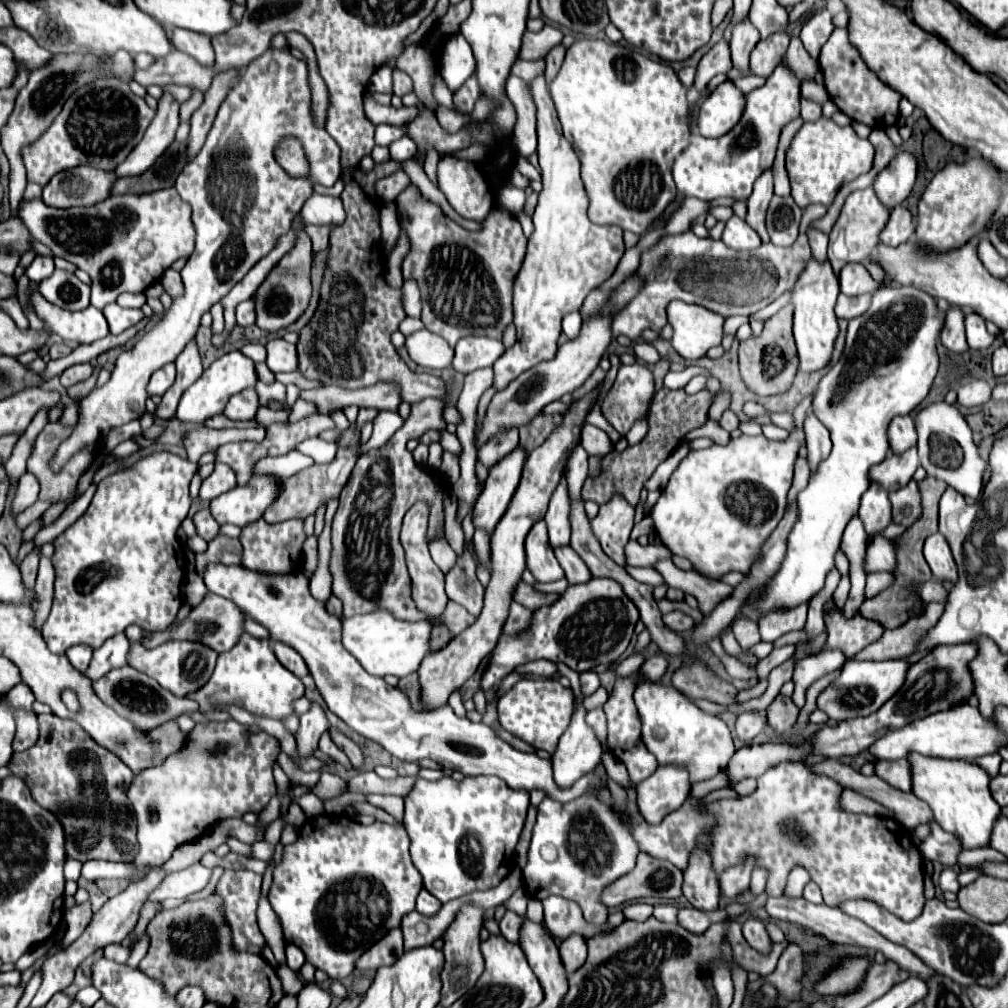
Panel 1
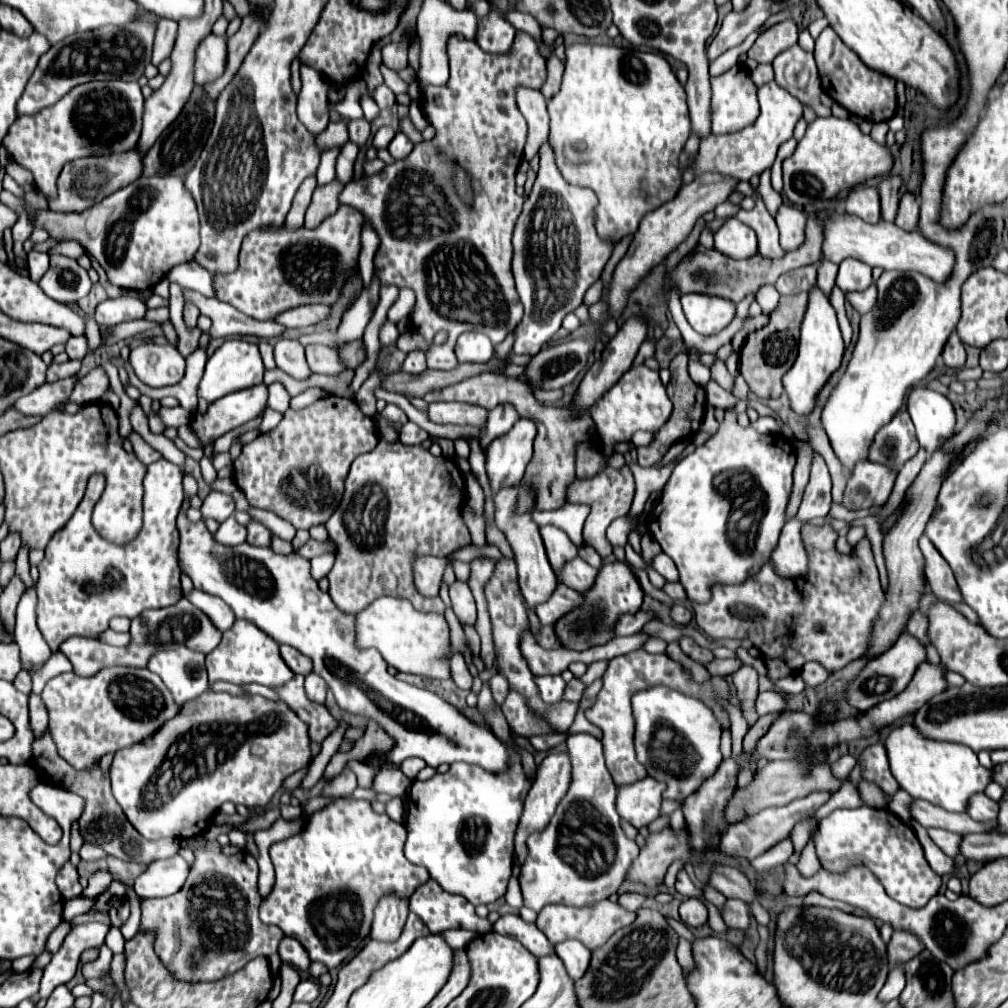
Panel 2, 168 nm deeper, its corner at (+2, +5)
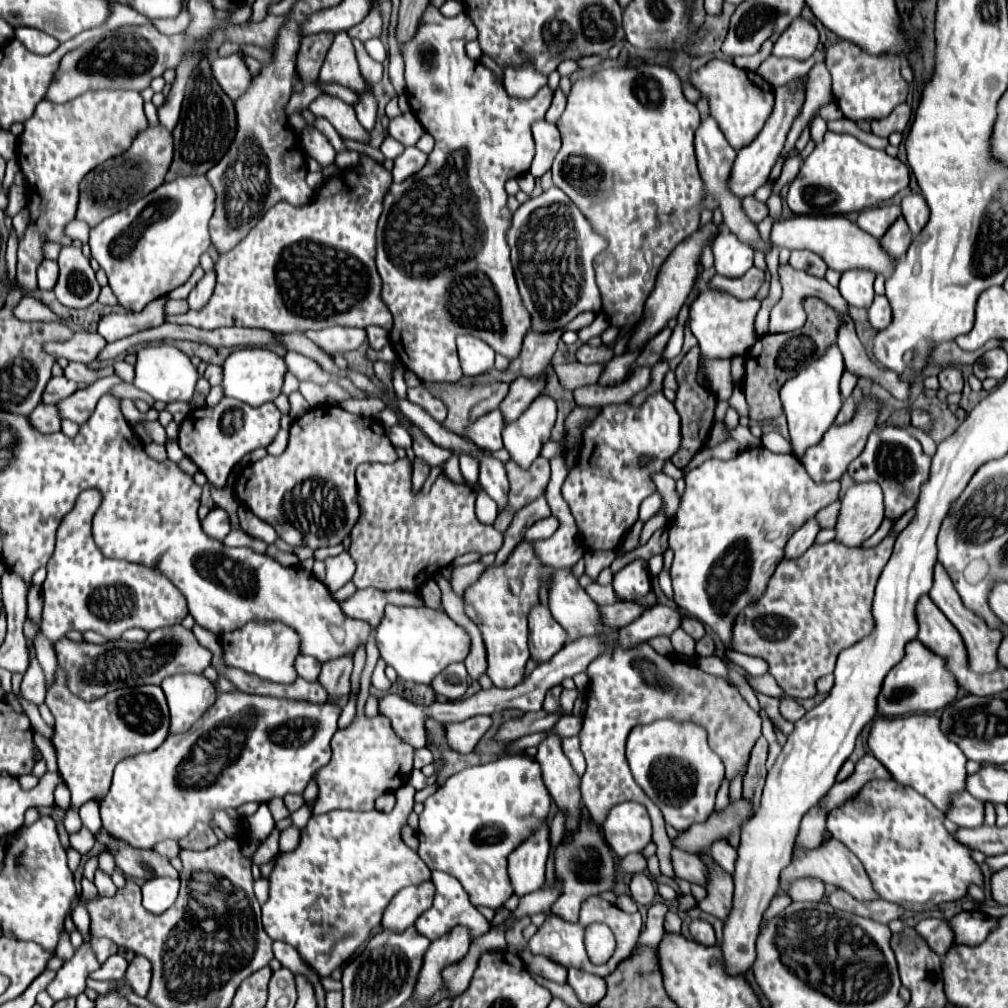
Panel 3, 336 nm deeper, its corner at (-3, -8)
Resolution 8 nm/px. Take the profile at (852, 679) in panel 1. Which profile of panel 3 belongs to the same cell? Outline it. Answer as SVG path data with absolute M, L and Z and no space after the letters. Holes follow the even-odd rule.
M912 640L906 644L904 658L890 670L888 678L882 684L882 692L878 696L878 712L882 716L904 716L914 712L940 712L946 708L958 694L956 676L946 668L946 658L936 652L930 652L920 640Z

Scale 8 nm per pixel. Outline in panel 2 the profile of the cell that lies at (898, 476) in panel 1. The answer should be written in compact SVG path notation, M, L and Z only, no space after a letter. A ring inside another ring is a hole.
M861 461L853 471L853 477L847 481L843 505L847 509L867 509L885 503L891 495L897 473L897 469L885 465Z

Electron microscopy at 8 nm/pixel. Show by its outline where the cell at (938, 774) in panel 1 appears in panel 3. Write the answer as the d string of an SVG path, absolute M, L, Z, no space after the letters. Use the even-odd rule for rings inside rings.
M912 714L904 718L874 720L868 736L870 752L888 768L892 778L902 786L912 786L926 796L936 808L946 810L954 792L964 790L966 756L940 730L940 718L930 714Z

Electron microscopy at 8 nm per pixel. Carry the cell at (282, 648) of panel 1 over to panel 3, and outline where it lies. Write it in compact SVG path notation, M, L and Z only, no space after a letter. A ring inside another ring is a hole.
M300 654L300 656L296 658L296 670L298 670L298 676L306 678L308 682L316 682L316 680L318 680L320 668L322 668L322 664L320 664L316 658L312 658L312 656Z

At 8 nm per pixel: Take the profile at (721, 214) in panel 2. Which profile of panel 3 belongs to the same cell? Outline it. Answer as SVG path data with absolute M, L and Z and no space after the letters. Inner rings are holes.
M754 196L746 198L742 204L744 204L746 214L748 214L756 224L758 224L758 222L762 222L762 220L768 216L768 206L766 206L764 202L758 202Z

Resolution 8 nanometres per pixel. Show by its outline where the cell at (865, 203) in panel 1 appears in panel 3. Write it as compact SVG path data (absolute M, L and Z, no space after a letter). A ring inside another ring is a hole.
M884 204L884 206L874 206L874 208L862 210L856 224L864 232L872 234L874 238L882 238L886 234L886 230L892 226L892 222L898 220L898 216L902 216L900 206Z

